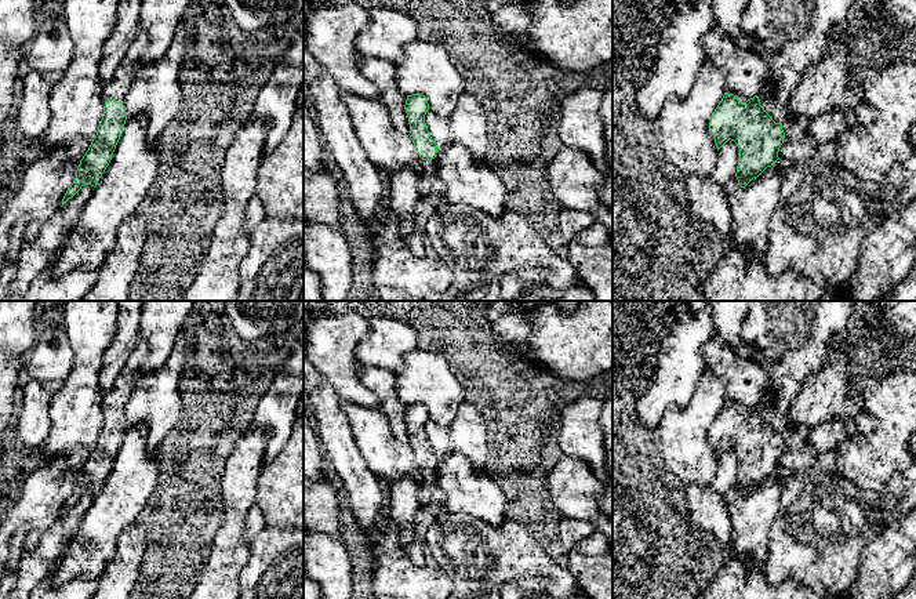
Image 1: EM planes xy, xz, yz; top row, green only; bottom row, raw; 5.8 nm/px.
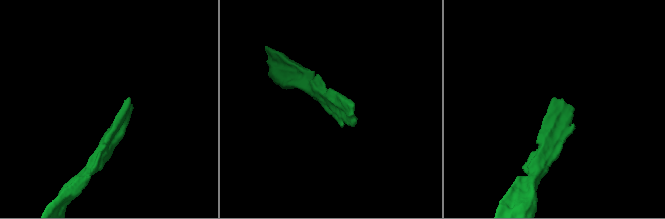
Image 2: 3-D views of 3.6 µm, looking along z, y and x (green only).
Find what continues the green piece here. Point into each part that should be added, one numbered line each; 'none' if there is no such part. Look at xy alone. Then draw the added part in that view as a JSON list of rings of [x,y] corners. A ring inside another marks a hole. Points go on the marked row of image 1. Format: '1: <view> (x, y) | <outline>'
1: xy (117, 87) | [[[124,57],[123,62],[116,69],[113,77],[103,86],[102,88],[102,102],[105,104],[108,99],[114,99],[117,102],[126,104],[126,98],[132,81],[137,77],[138,63],[134,66],[127,66],[126,61],[128,58]]]

